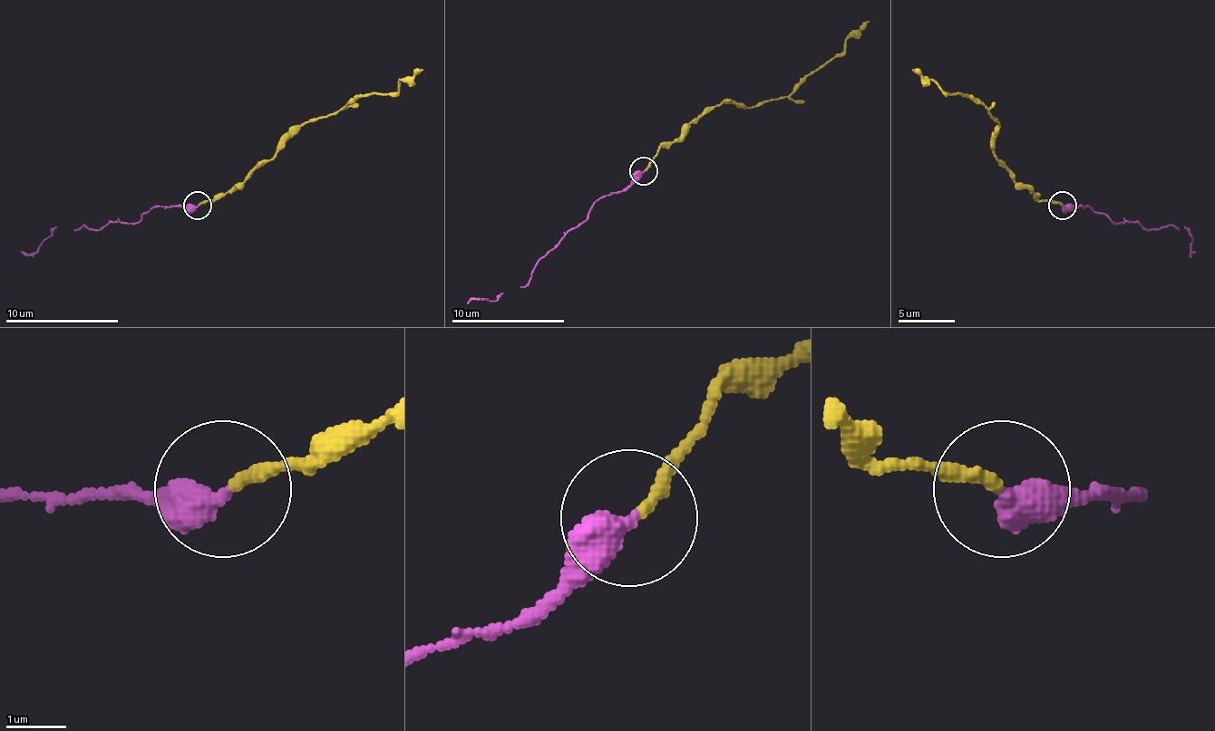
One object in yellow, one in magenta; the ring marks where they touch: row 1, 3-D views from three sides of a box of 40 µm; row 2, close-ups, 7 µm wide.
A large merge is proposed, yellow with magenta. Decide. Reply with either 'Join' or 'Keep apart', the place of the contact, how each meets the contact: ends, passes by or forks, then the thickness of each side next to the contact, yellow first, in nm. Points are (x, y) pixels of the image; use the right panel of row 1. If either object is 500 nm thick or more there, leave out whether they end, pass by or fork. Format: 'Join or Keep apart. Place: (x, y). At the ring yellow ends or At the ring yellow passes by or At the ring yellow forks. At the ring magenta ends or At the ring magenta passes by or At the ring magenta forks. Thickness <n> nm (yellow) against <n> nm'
Join. Place: (1063, 205). At the ring yellow ends. At the ring magenta ends. Thickness 200 nm (yellow) against 480 nm

